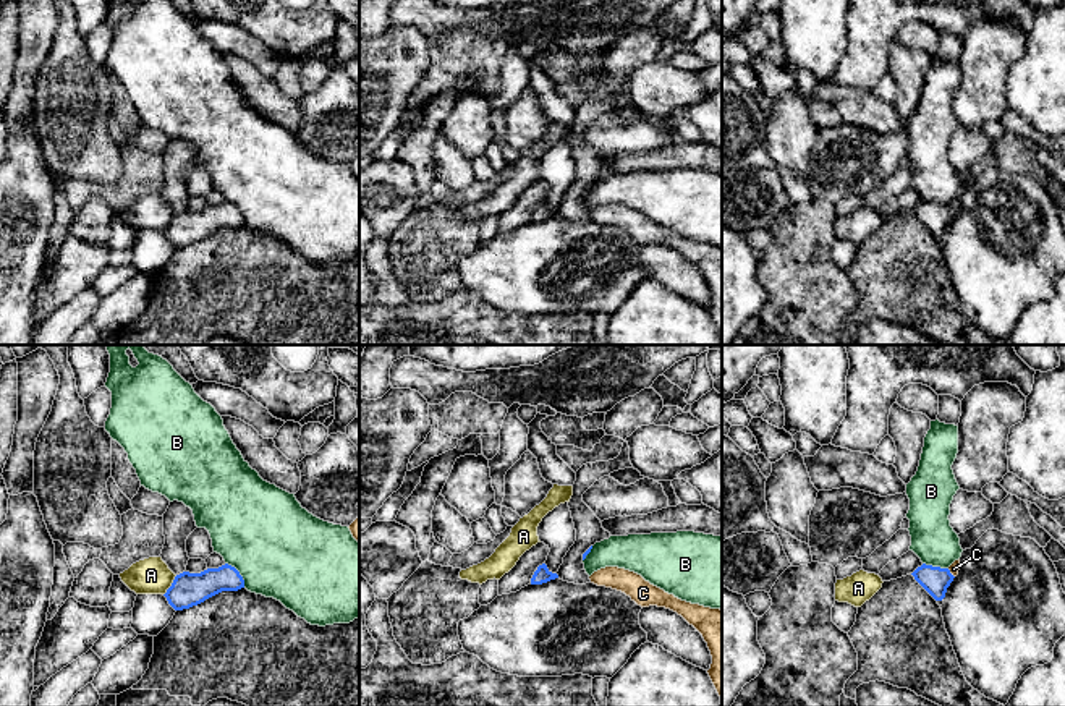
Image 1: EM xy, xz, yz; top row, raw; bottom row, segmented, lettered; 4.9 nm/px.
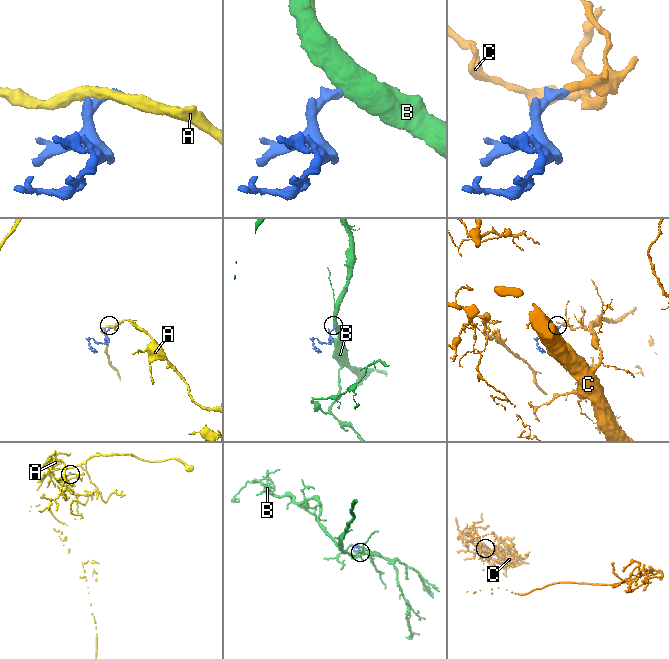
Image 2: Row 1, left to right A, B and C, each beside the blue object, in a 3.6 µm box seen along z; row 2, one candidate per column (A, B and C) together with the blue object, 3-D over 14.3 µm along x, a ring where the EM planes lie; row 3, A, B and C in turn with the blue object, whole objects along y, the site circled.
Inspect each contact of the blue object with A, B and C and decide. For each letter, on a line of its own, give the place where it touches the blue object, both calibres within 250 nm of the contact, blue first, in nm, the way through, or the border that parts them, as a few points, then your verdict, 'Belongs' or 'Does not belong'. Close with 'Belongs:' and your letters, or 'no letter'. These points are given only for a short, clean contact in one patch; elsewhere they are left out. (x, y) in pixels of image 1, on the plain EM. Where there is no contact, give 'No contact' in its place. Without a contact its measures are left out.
A: Touches blue at xy (172, 222). Thickness 170 nm (blue) against 180 nm. Boundary: xy (177, 212), (164, 232). Does not belong
B: Touches blue at xy (238, 211). Thickness 160 nm (blue) against 480 nm. Boundary: xy (225, 199), (238, 209), (245, 224). Does not belong
C: Touches blue at yz (950, 211). Thickness 140 nm (blue) against 50 nm. Path across: yz (936, 217), (950, 211), (954, 206). Belongs
Belongs: C

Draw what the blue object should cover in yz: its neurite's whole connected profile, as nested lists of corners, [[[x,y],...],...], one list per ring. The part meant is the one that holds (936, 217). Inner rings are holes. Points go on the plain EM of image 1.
[[[960,196],[955,198],[948,206],[923,201],[911,212],[936,238],[942,238],[945,235],[947,225],[958,212],[958,207]]]

